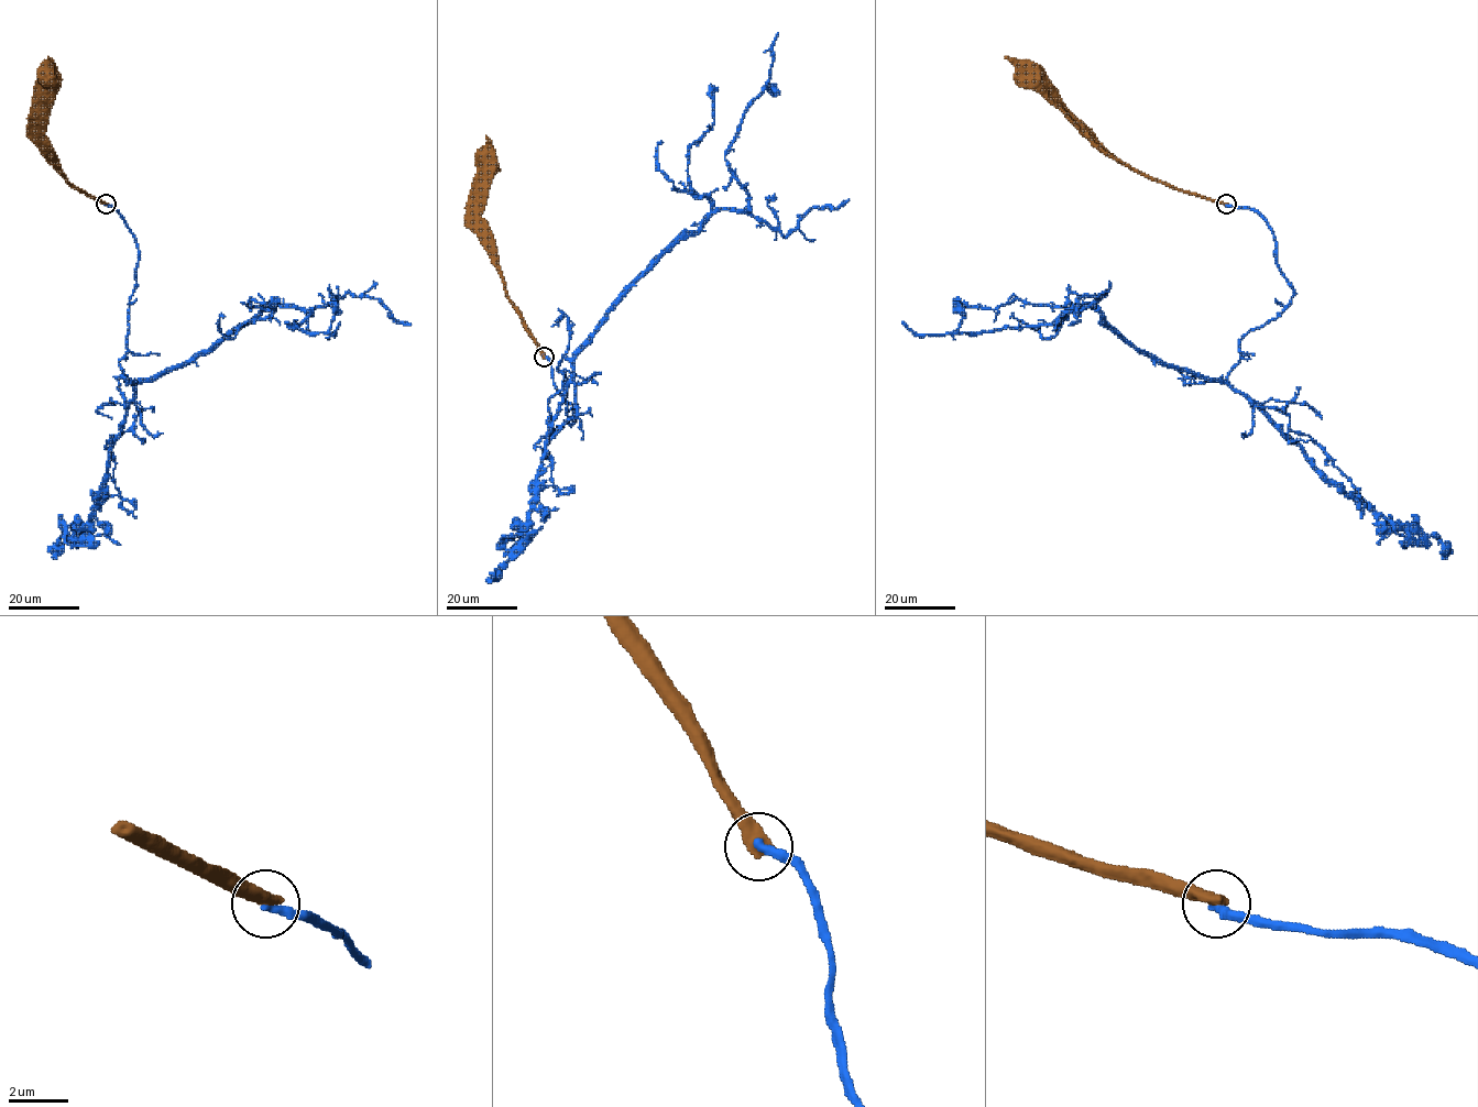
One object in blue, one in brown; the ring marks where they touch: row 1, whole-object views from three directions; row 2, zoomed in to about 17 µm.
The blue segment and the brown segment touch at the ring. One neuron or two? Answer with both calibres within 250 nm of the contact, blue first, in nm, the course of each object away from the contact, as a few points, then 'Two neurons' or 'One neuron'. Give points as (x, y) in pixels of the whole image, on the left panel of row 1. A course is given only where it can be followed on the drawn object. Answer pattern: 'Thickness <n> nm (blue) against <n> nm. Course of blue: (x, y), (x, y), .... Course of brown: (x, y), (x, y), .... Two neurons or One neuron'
Thickness 320 nm (blue) against 550 nm. Course of blue: (106, 205), (137, 243), (131, 383), (267, 304), (309, 311), (287, 327), (303, 331), (340, 322). Course of brown: (106, 205), (66, 178), (43, 135), (43, 112), (47, 108), (52, 77), (46, 74). Two neurons

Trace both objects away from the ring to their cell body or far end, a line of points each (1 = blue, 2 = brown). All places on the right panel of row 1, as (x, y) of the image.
1: (1225, 205), (1266, 220), (1294, 292), (1239, 340), (1229, 383), (1139, 353), (1091, 304), (991, 331), (902, 322)
2: (1225, 205), (1149, 178), (1115, 160), (1025, 77), (1030, 74)

